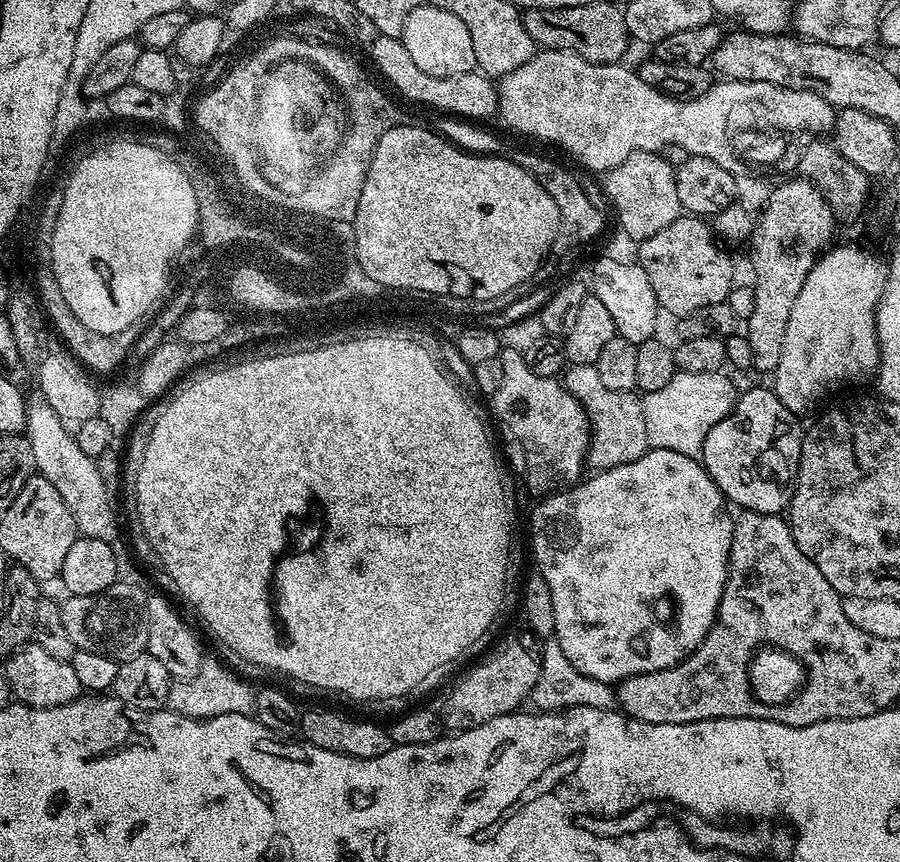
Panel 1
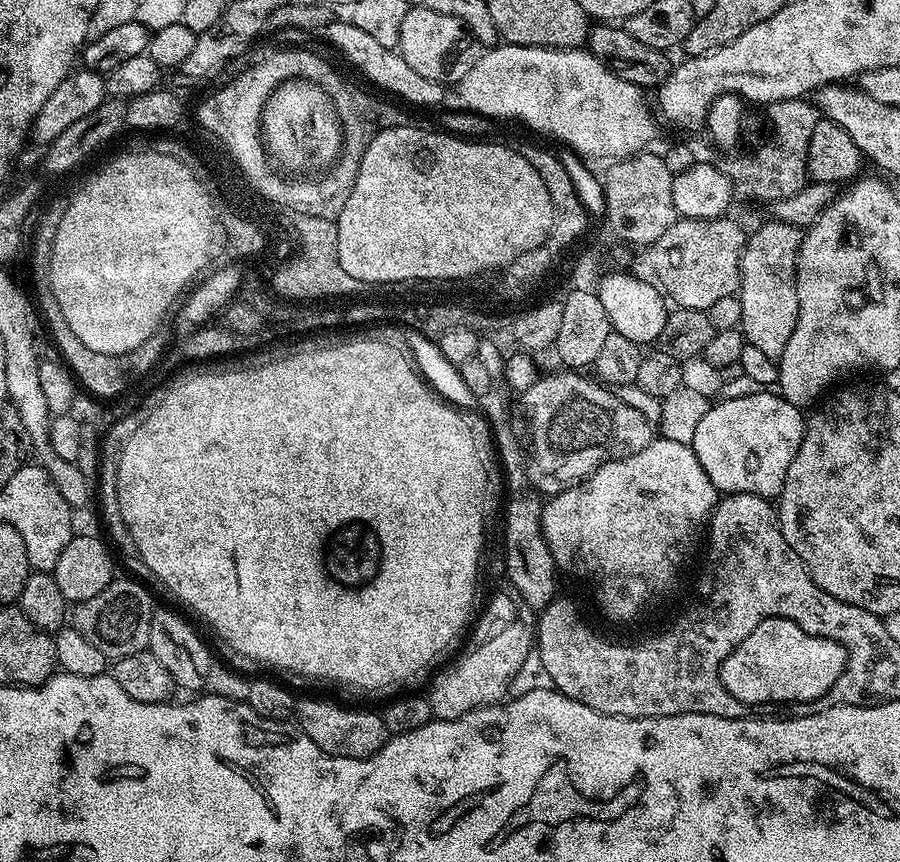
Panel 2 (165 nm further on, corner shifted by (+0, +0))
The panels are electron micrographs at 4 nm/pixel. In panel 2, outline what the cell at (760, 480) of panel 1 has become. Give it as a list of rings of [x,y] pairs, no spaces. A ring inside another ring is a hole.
[[[772,390],[747,394],[746,397],[724,398],[720,402],[713,403],[702,422],[698,422],[690,445],[698,462],[702,462],[702,470],[706,470],[710,482],[714,482],[717,493],[741,492],[765,498],[779,497],[786,482],[786,470],[790,470],[790,462],[794,462],[794,454],[798,454],[798,446],[804,437],[805,413]]]

